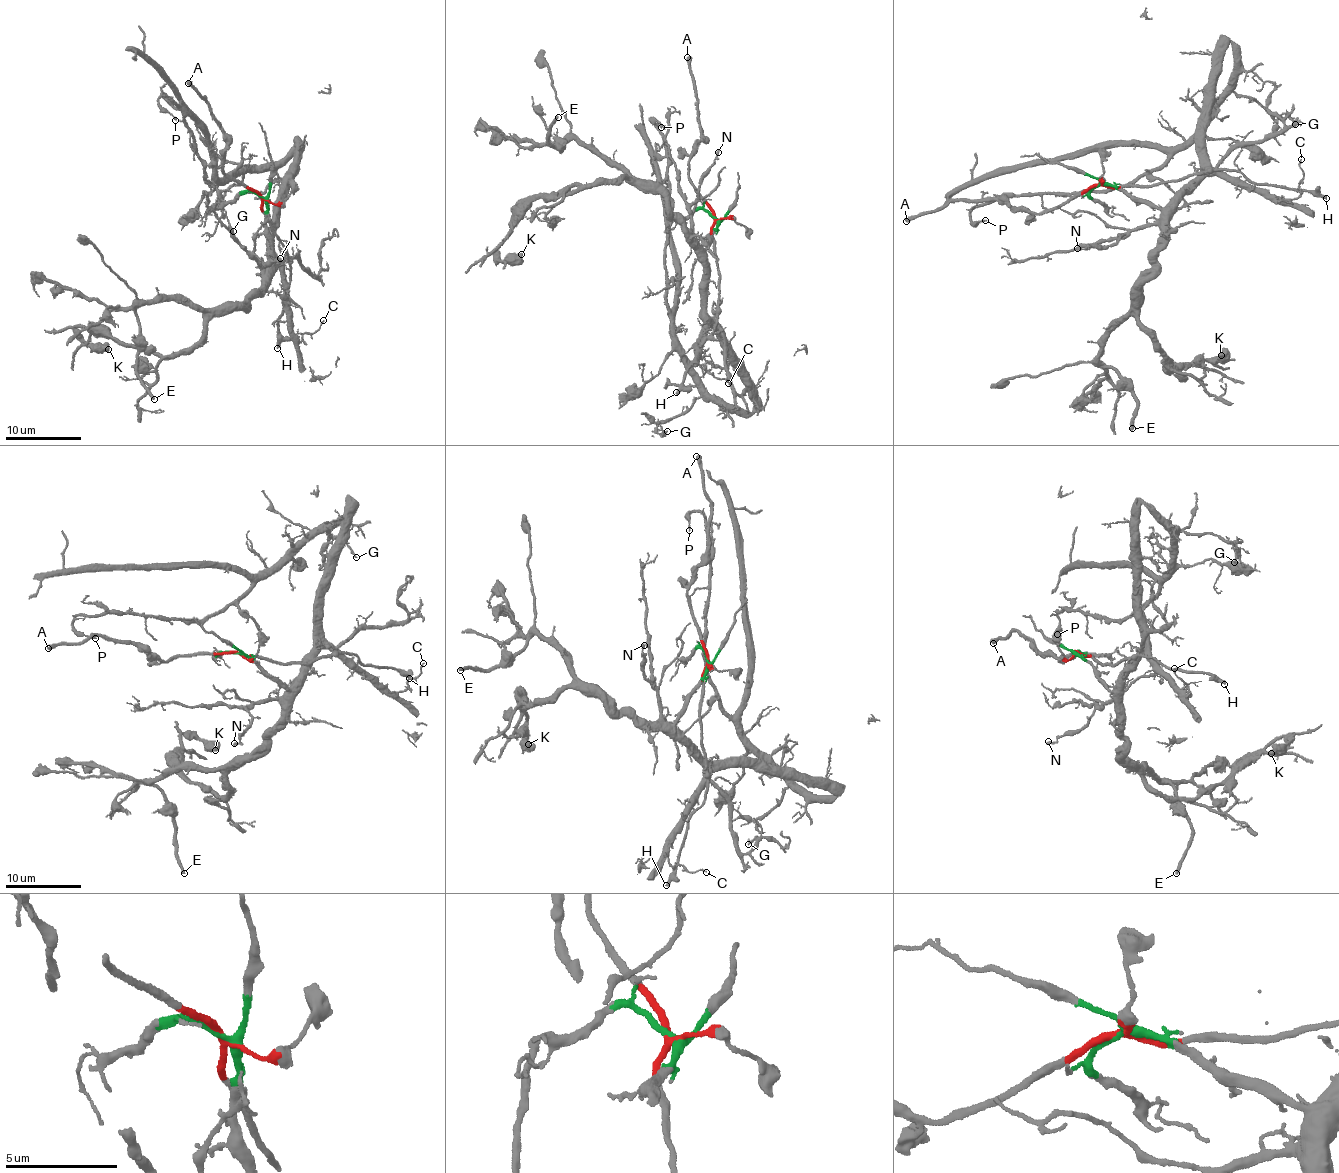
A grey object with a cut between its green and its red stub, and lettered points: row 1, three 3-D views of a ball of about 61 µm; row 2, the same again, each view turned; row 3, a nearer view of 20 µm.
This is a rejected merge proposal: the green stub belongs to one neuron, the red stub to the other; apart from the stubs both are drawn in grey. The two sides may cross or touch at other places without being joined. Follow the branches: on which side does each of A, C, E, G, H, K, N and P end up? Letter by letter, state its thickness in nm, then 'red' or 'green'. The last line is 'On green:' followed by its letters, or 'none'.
A: 480 nm | red
C: 140 nm | green
E: 280 nm | green
G: 160 nm | green
H: 340 nm | red
K: 600 nm | green
N: 170 nm | green
P: 140 nm | green
On green: C, E, G, K, N, P

